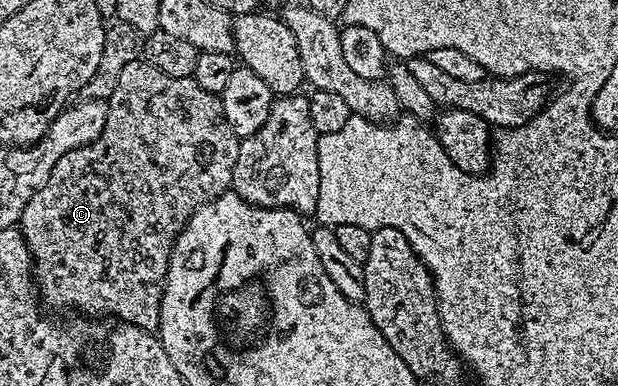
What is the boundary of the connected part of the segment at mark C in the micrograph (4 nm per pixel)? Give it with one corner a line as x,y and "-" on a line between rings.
137,60
126,64
122,68
122,76
118,76
118,84
113,94
106,99
108,115
106,128
98,136
98,140
87,142
85,146
74,148
54,164
46,184
34,192
34,196
26,204
22,212
18,229
24,236
32,255
34,267
34,282
38,287
38,294
45,303
52,306
73,306
73,311
83,312
88,316
111,316
121,322
129,322
143,330
155,331
160,325
160,309
164,295
164,282
168,279
168,261
176,243
176,237
184,230
184,226
194,216
198,208
202,208
210,200
222,196
232,185
234,164
238,160
238,148
241,139
236,137
230,124
224,118
224,109
219,97
206,88
198,88
193,78
171,78
166,72
158,72
147,60

